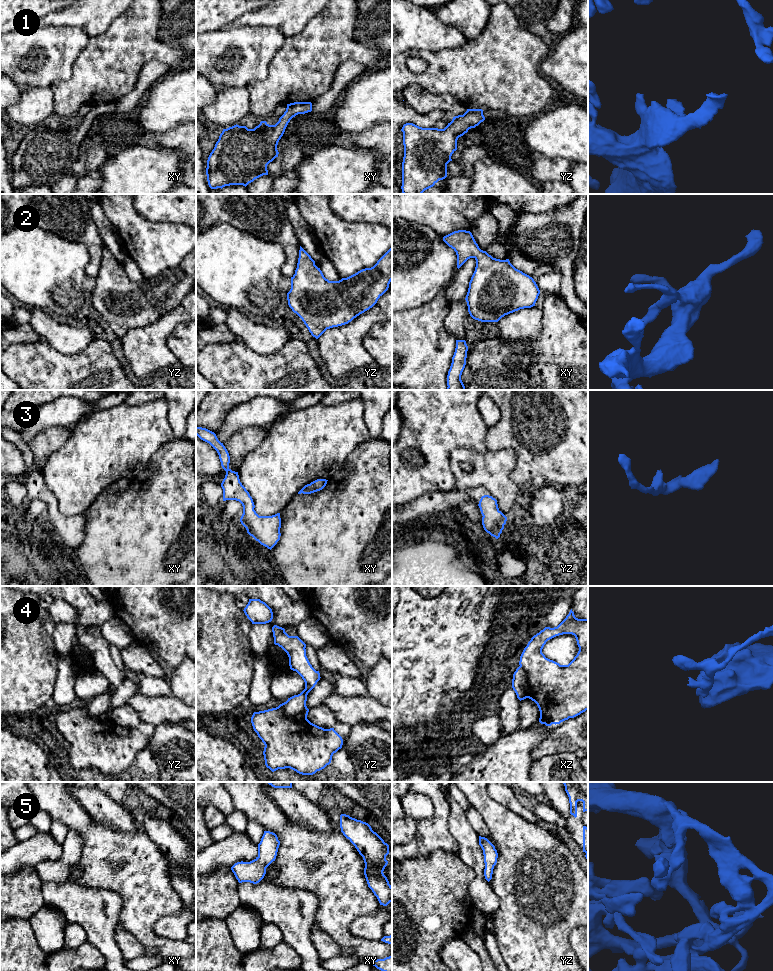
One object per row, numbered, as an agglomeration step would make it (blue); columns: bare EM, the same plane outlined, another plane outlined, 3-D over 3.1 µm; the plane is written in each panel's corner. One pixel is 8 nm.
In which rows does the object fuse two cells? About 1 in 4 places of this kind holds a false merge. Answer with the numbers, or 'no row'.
4

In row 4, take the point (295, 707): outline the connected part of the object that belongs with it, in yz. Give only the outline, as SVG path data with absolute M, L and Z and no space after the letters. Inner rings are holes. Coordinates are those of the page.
M272 627L274 644L281 647L289 657L290 669L296 671L305 682L305 689L280 704L285 716L293 719L307 718L309 709L306 706L307 695L320 680L320 673L310 664L306 656L306 644L298 636L289 636L285 629Z

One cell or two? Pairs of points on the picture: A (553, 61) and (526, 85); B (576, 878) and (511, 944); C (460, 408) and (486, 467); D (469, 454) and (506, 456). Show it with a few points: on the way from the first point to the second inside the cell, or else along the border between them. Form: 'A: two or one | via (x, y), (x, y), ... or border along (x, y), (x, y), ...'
A: two | border along (550, 50), (539, 67), (539, 71), (545, 77)
B: one | via (556, 888), (545, 897), (539, 920), (531, 928)
C: two | border along (457, 447), (469, 447), (479, 452), (487, 449)
D: one | via (478, 458), (497, 458)

